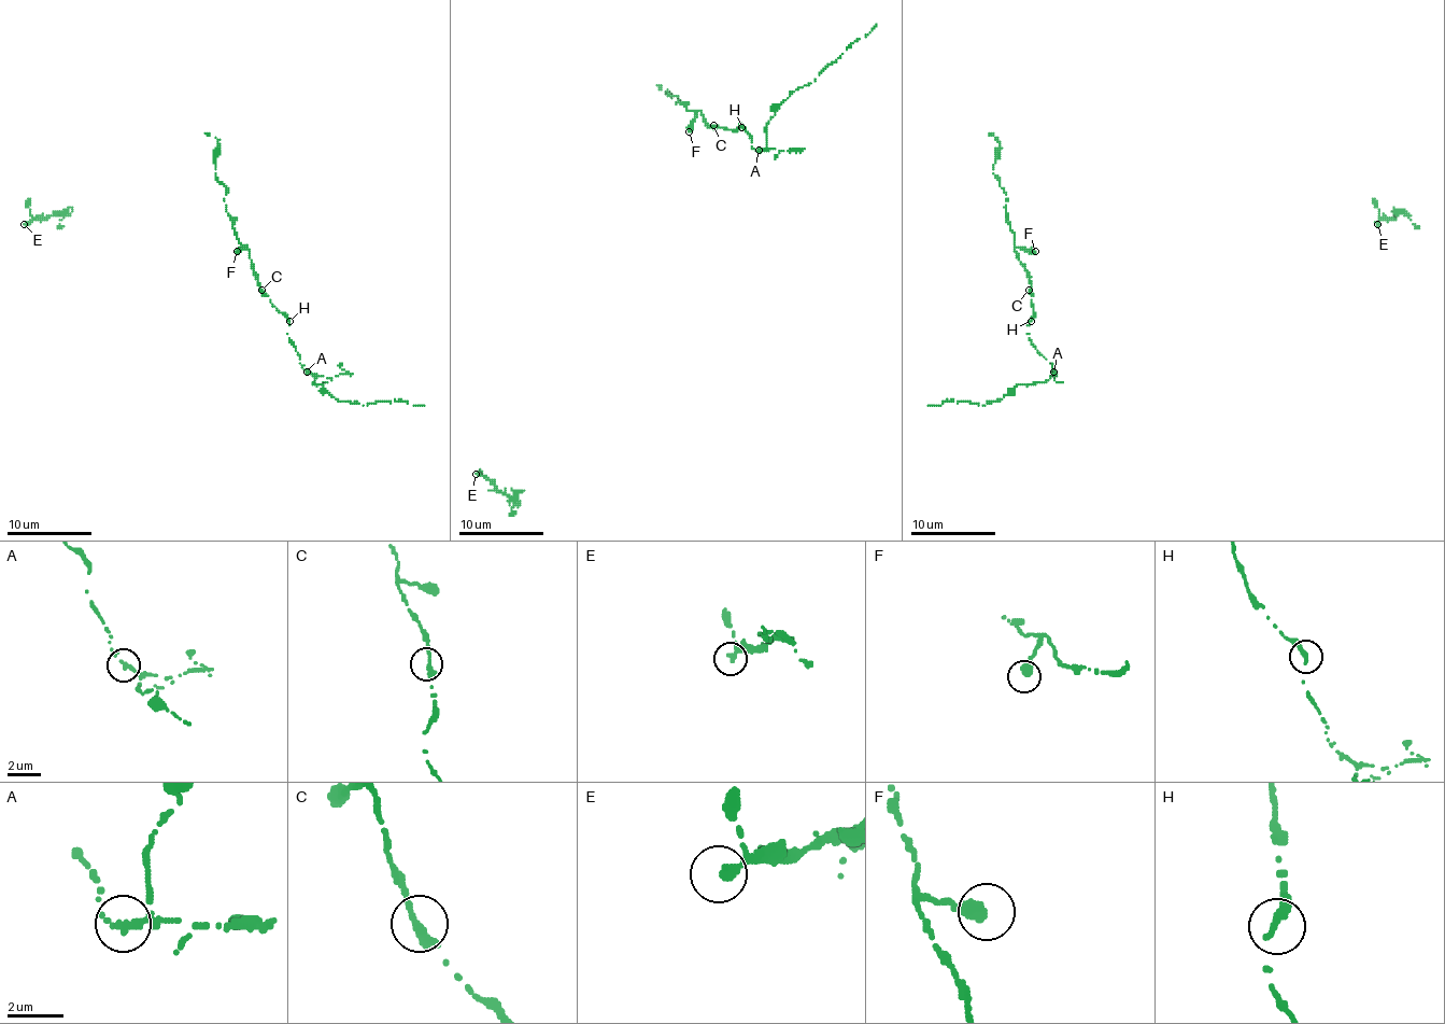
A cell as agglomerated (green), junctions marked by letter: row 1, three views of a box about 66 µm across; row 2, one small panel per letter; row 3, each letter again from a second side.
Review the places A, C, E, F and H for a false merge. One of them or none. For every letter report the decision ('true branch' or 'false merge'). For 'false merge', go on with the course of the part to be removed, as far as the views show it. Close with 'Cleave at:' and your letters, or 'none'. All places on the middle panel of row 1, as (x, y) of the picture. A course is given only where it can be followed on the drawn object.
A: false merge | (758, 151), (766, 144), (766, 123), (775, 111), (792, 94), (815, 81), (876, 24)
C: true branch
E: true branch
F: true branch
H: true branch
Cleave at: A

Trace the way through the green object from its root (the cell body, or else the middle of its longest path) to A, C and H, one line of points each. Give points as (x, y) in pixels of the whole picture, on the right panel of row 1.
A: (1035, 251), (1015, 249), (1031, 285), (1033, 317), (1026, 334), (1054, 372)
C: (1035, 251), (1024, 251), (1020, 247), (1015, 249), (1026, 272), (1029, 290)
H: (1035, 251), (1024, 251), (1020, 247), (1015, 249), (1031, 285), (1031, 321)

